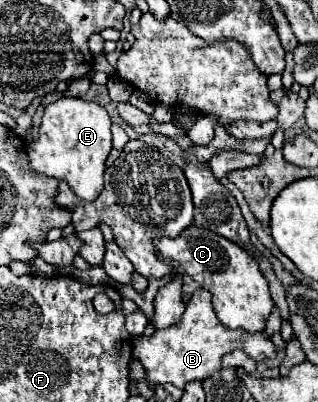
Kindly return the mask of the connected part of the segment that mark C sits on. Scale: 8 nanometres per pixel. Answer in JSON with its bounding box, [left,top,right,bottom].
[153,225,273,333]

